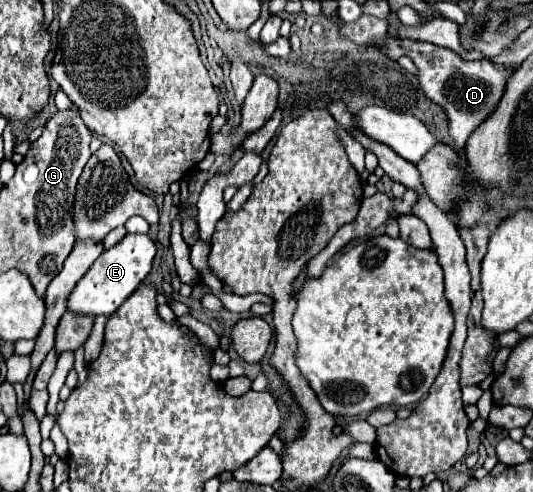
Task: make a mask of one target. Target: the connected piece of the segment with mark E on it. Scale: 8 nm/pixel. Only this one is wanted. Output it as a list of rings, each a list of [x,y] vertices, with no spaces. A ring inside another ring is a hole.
[[[126,235],[112,249],[104,251],[88,273],[76,283],[74,291],[66,301],[66,311],[76,315],[112,315],[128,295],[148,277],[152,269],[152,259],[156,255],[156,245],[148,235]]]

